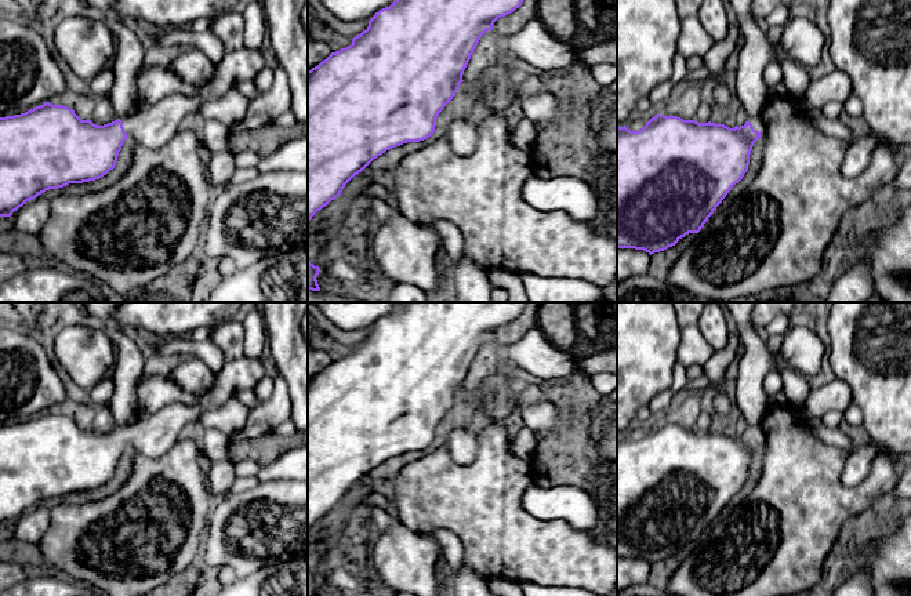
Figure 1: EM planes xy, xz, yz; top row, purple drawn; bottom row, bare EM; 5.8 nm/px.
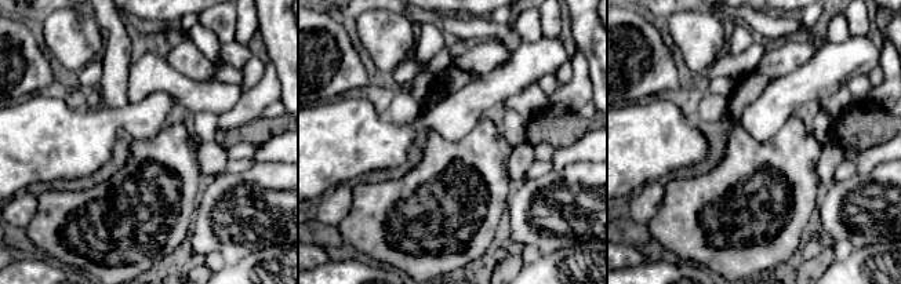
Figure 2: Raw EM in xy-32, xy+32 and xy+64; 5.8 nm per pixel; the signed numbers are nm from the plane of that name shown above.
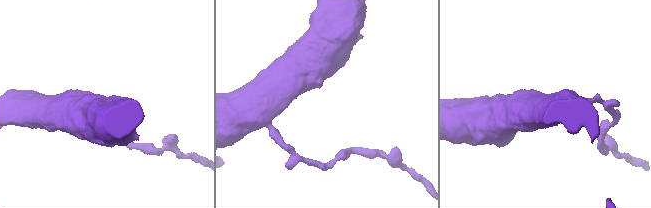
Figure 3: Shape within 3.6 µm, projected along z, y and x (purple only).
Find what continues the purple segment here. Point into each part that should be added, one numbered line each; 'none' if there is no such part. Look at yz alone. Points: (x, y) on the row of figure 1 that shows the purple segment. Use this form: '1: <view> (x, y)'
1: yz (758, 124)

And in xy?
1: xy (152, 127)

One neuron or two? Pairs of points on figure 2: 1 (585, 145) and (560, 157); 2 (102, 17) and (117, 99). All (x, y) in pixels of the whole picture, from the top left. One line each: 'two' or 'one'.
1: one
2: one

